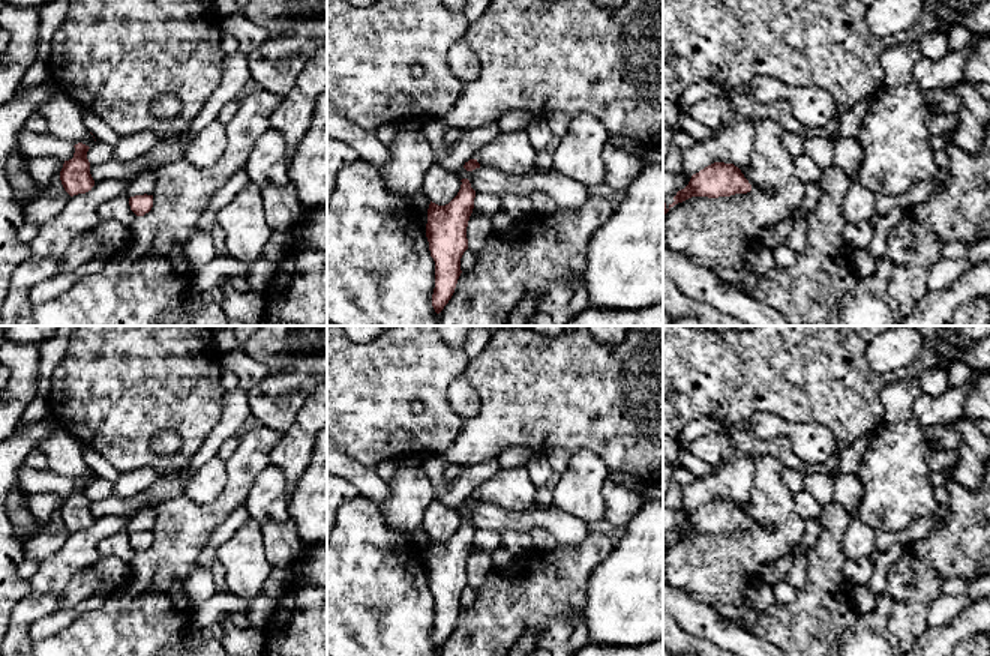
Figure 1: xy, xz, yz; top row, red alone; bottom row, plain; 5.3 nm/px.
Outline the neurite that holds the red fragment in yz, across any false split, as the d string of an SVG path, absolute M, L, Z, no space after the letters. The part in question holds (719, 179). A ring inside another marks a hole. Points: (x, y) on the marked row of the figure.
M714 162L699 173L693 174L688 185L678 191L669 209L692 197L730 197L735 194L747 194L752 185L744 177L741 170L734 164Z

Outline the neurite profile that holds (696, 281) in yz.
M664 234L663 276L669 278L687 297L711 305L746 326L792 326L784 315L765 302L729 285L696 260L672 251L666 245Z

